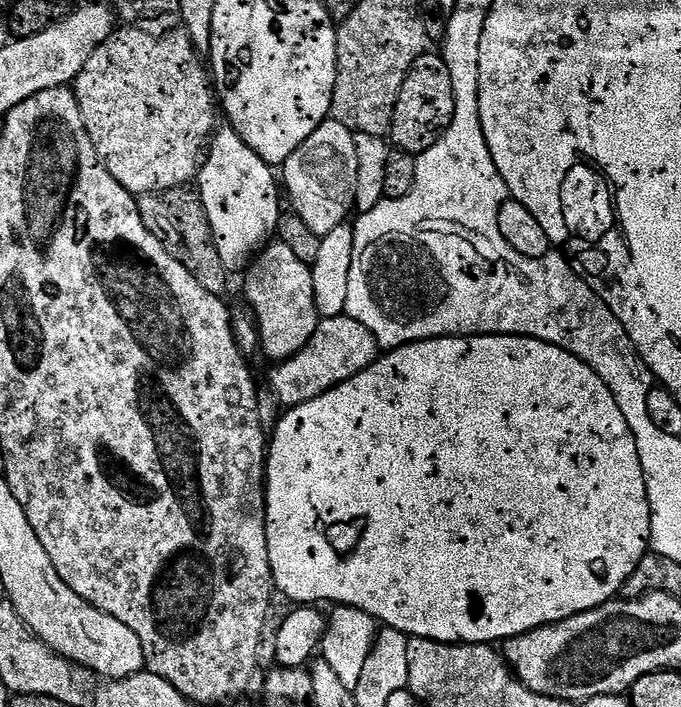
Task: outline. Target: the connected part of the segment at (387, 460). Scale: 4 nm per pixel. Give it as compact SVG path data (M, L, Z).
M435 336L432 340L415 340L401 348L385 351L362 374L326 390L318 398L297 408L287 409L277 420L270 443L266 448L266 542L268 557L272 567L272 582L296 600L300 606L316 606L319 600L329 600L329 605L349 604L358 610L366 610L383 627L404 632L410 638L433 640L443 644L491 644L508 640L511 636L526 634L535 628L544 628L548 624L557 624L574 614L582 614L586 610L594 610L607 600L615 600L620 596L620 587L634 574L638 562L648 555L652 538L652 511L646 494L646 478L642 470L642 462L638 458L638 446L634 442L634 434L630 434L630 426L626 426L626 418L622 418L622 410L618 410L618 402L614 402L614 394L594 374L586 362L574 358L566 350L554 346L550 342L535 340L529 336Z

